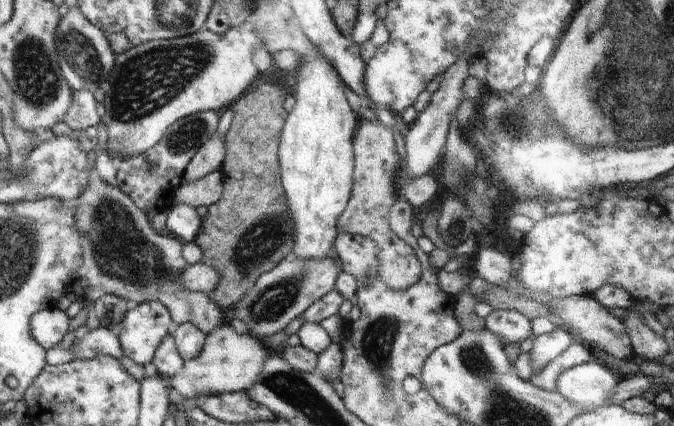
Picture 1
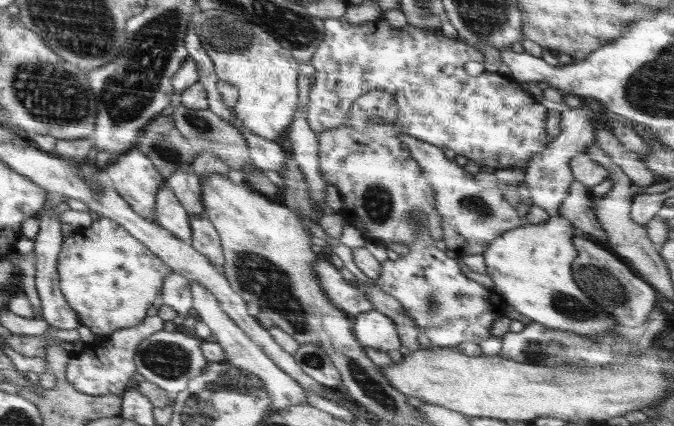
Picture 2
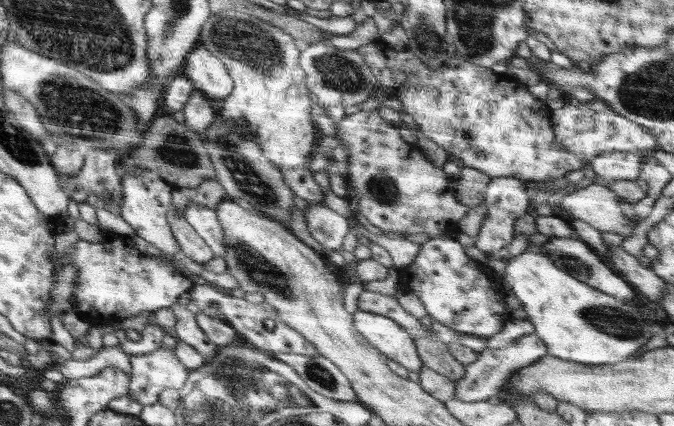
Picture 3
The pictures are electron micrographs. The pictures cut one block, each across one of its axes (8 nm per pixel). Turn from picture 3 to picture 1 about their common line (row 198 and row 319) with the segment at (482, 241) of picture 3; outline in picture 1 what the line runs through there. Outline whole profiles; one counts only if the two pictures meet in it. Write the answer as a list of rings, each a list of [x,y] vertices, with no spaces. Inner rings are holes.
[[[492,309],[485,316],[485,328],[496,333],[501,343],[521,344],[532,333],[531,322],[518,311]]]

